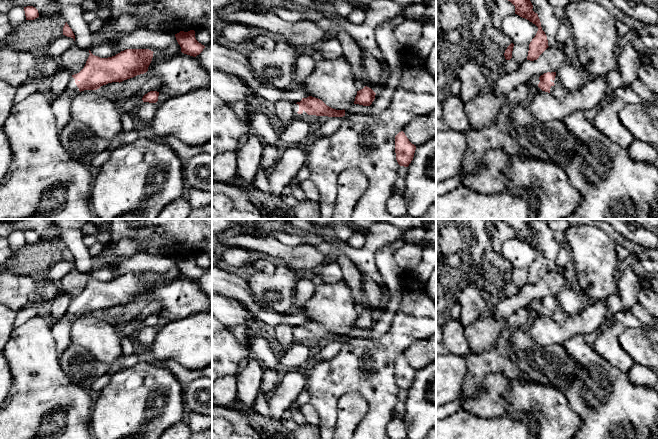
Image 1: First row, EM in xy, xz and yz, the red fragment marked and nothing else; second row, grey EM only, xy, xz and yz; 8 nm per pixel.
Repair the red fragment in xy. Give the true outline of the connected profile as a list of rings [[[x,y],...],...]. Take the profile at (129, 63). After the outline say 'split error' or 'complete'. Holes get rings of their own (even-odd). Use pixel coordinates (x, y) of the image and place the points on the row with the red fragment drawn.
[[[126,49],[108,58],[95,56],[89,50],[84,68],[72,75],[64,93],[51,101],[55,123],[60,132],[71,120],[71,98],[84,90],[97,90],[112,82],[122,82],[144,74],[153,58],[149,49]]] | split error

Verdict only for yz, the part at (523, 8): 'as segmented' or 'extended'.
as segmented

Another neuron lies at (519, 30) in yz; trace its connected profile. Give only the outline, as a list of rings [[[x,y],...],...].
[[[513,14],[503,19],[500,30],[514,45],[529,46],[538,31],[538,27],[529,20]]]

